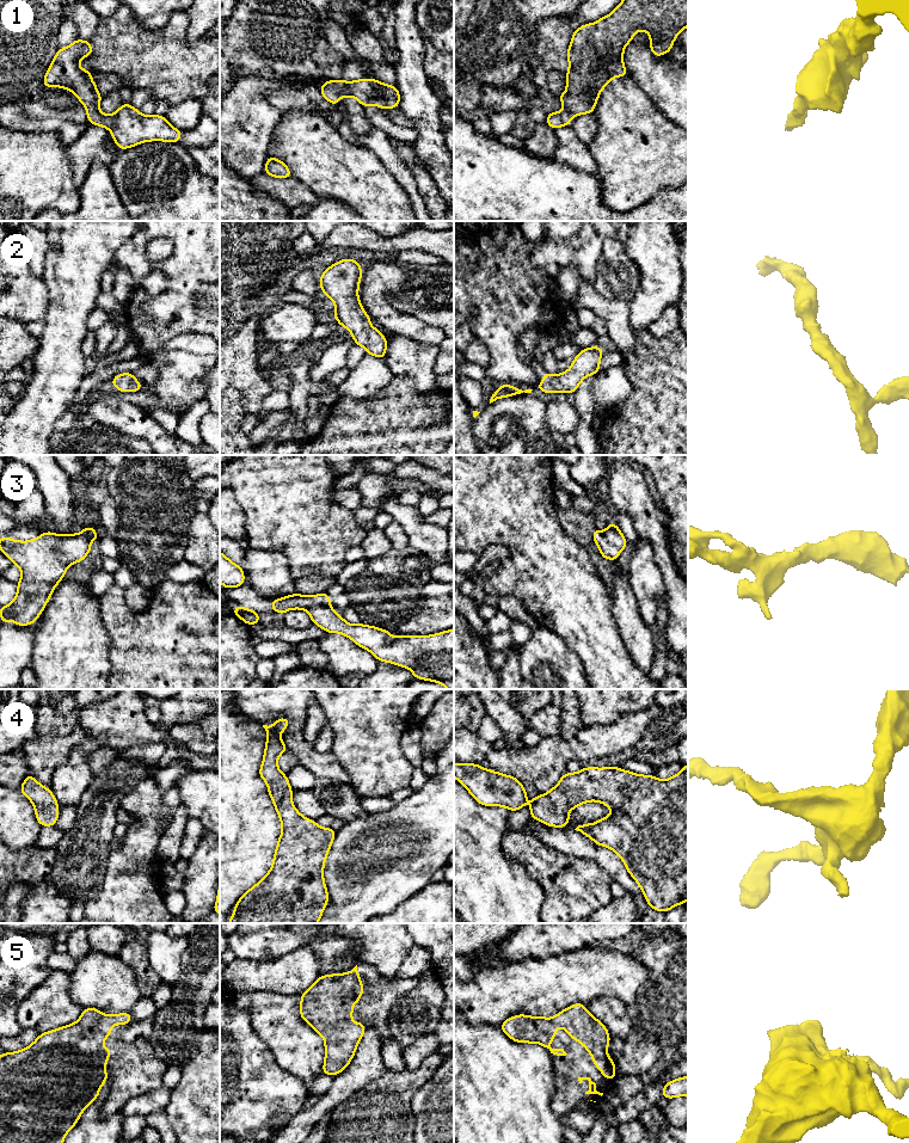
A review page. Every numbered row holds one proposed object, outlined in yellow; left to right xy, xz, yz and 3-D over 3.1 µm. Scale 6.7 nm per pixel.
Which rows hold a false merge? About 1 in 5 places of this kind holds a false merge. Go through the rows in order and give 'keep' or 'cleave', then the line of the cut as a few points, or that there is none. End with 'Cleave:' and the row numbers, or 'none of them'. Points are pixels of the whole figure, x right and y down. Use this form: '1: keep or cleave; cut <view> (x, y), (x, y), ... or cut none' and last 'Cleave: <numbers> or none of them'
1: keep; cut none
2: keep; cut none
3: keep; cut none
4: keep; cut none
5: keep; cut none
Cleave: none of them

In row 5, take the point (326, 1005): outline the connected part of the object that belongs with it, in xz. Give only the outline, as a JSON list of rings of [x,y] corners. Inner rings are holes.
[[[357,965],[348,973],[334,973],[319,976],[317,982],[301,995],[300,1002],[300,1016],[312,1026],[312,1028],[323,1036],[325,1043],[325,1061],[323,1065],[323,1074],[336,1076],[337,1074],[345,1070],[355,1056],[356,1047],[366,1032],[363,1022],[351,1022],[354,1012],[351,1007],[356,1004],[363,995],[363,984],[360,979]]]

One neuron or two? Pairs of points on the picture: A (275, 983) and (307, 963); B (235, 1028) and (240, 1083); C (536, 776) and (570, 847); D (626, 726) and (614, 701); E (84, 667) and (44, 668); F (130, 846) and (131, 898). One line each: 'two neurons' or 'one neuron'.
A: one neuron
B: one neuron
C: two neurons
D: two neurons
E: one neuron
F: one neuron

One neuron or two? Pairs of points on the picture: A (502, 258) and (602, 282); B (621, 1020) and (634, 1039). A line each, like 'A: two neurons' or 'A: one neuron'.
A: two neurons
B: two neurons

